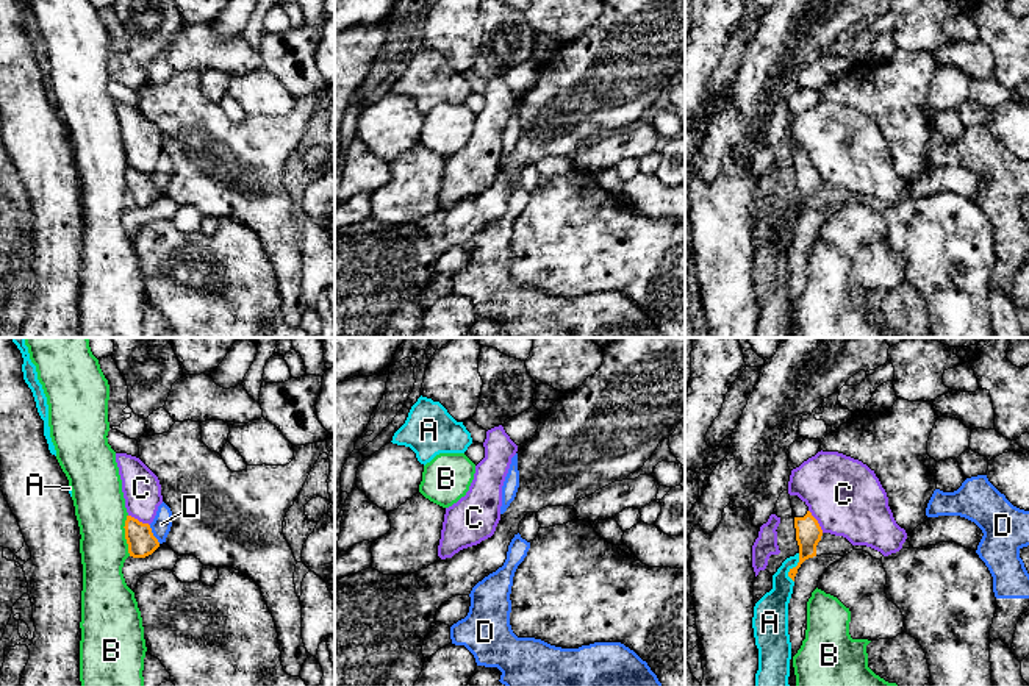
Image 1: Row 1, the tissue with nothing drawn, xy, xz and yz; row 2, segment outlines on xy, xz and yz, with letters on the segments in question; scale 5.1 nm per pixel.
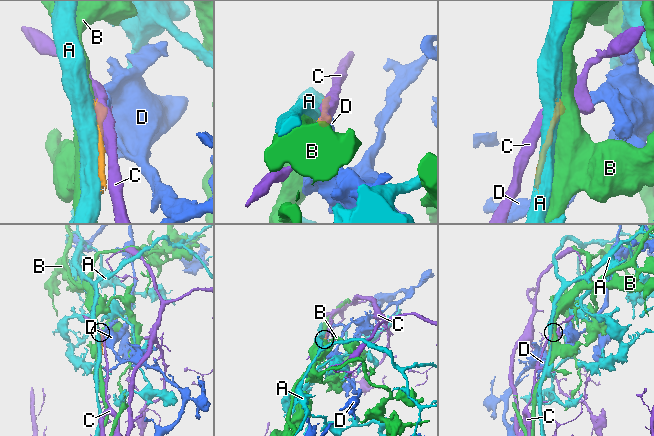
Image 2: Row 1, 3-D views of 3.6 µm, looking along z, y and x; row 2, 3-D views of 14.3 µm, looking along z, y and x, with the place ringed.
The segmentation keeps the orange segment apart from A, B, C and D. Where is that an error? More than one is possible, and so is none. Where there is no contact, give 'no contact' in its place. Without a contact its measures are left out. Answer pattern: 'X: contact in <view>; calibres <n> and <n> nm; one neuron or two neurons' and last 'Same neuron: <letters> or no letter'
A: contact in yz; calibres 130 and 170 nm; two neurons
B: contact in xy; calibres 140 and 260 nm; two neurons
C: contact in yz; calibres 130 and 380 nm; two neurons
D: contact in xy; calibres 140 and 100 nm; two neurons
Same neuron: no letter

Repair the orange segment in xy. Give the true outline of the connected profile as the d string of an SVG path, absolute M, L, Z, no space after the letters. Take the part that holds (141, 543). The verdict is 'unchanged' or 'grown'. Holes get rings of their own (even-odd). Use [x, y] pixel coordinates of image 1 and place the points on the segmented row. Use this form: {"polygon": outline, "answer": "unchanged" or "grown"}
{"polygon": "M127 516L124 528L130 556L145 558L160 547L149 523L142 523L138 519Z", "answer": "unchanged"}

